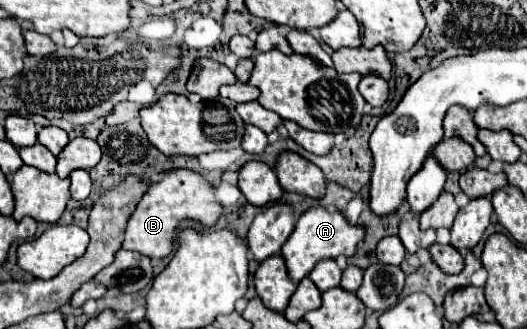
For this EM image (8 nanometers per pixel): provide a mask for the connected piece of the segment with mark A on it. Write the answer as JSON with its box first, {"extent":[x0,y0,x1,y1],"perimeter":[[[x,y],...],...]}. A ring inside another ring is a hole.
{"extent":[282,208,362,282],"perimeter":[[[310,208],[306,210],[298,222],[286,244],[282,246],[282,258],[286,262],[286,270],[290,274],[292,282],[300,282],[304,276],[308,276],[316,262],[324,258],[338,258],[340,254],[352,256],[356,252],[358,242],[362,240],[362,226],[350,226],[342,212],[338,210],[326,210],[326,208]]]}

